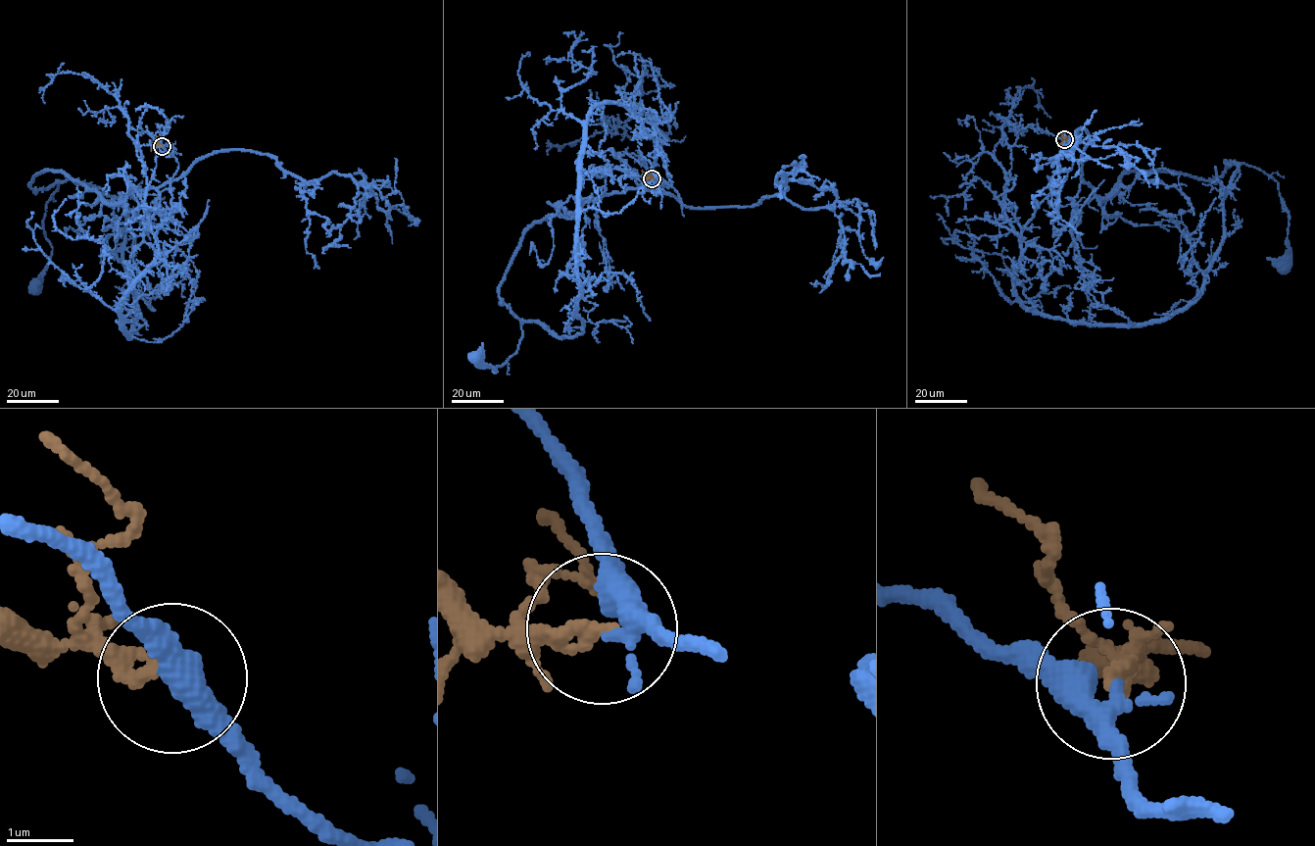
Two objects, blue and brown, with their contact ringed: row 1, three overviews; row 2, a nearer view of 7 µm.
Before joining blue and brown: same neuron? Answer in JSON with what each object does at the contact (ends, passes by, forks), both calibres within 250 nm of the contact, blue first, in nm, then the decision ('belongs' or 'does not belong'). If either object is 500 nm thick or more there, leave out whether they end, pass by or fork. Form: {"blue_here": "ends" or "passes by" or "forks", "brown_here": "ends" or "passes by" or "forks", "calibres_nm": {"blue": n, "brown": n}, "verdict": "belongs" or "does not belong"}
{"blue_here": "forks", "brown_here": "ends", "calibres_nm": {"blue": 160, "brown": 240}, "verdict": "belongs"}

